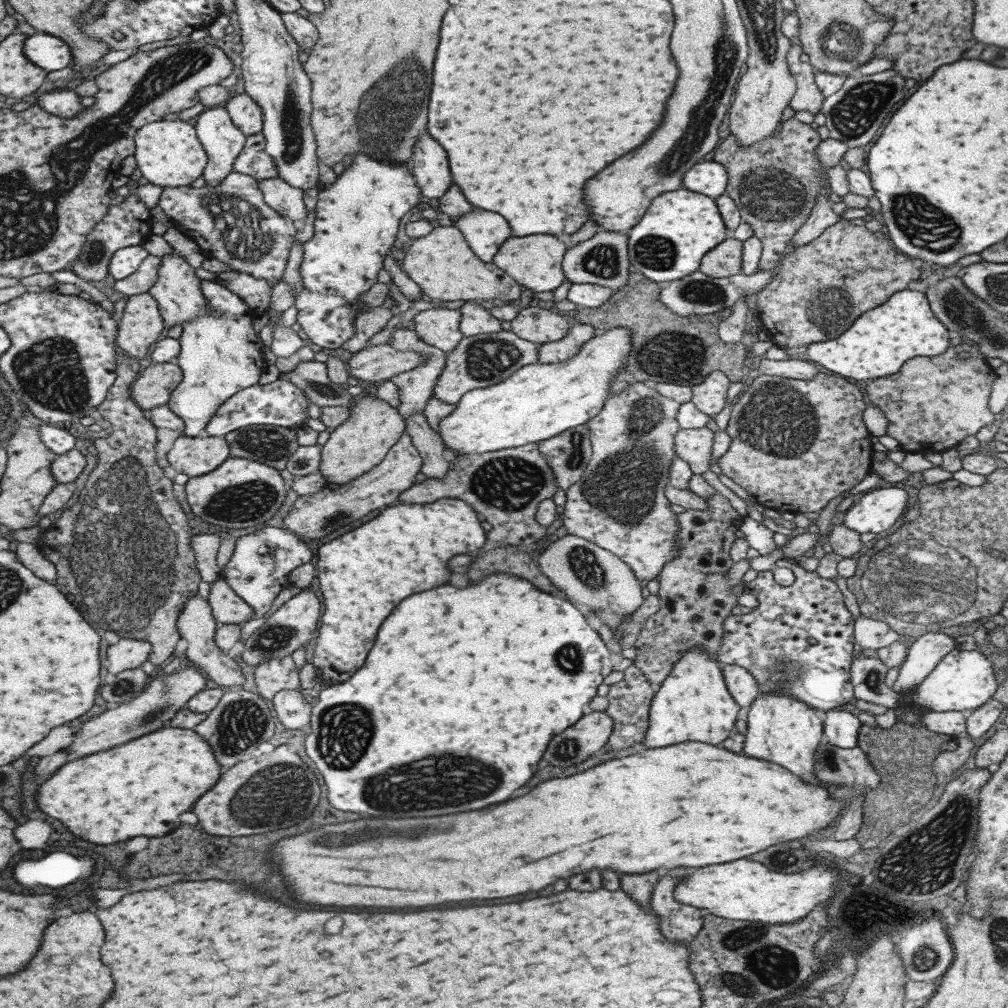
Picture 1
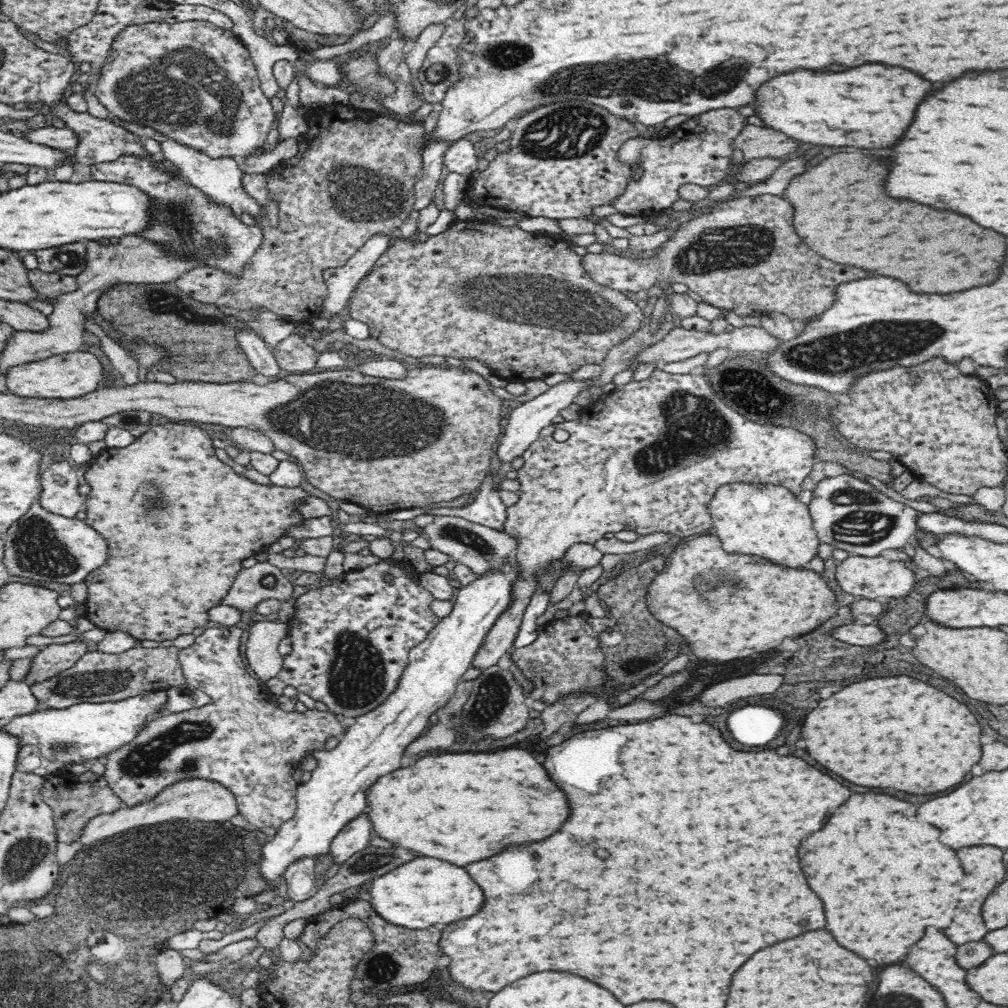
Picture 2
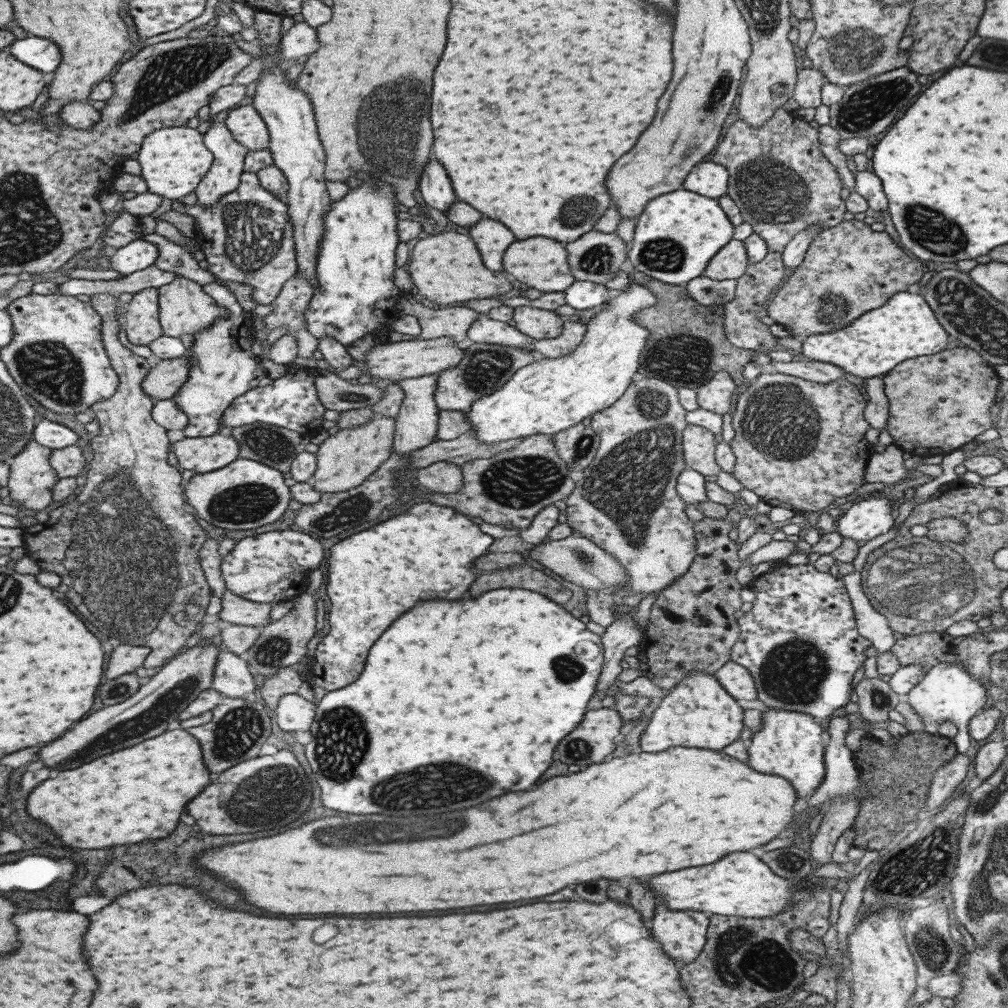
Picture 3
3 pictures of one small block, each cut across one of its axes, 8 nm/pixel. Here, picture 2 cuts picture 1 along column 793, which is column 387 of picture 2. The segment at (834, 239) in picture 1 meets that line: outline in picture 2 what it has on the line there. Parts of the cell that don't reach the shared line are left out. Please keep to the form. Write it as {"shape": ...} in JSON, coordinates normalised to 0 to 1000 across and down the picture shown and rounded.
{"shape":[[[454,218],[435,234],[426,235],[423,240],[409,241],[393,235],[382,252],[375,256],[373,263],[363,272],[351,288],[344,304],[343,312],[351,317],[365,322],[367,334],[375,336],[379,342],[396,353],[422,354],[438,353],[462,355],[465,361],[472,362],[480,369],[494,372],[504,378],[523,379],[526,376],[543,375],[545,372],[565,371],[579,361],[597,361],[609,343],[623,336],[628,329],[635,326],[642,317],[644,307],[638,307],[629,299],[627,291],[619,292],[617,288],[605,287],[605,284],[593,283],[593,280],[581,271],[577,265],[576,254],[566,246],[566,242],[552,233],[526,231],[517,229],[512,223],[497,225],[476,218]]]}

